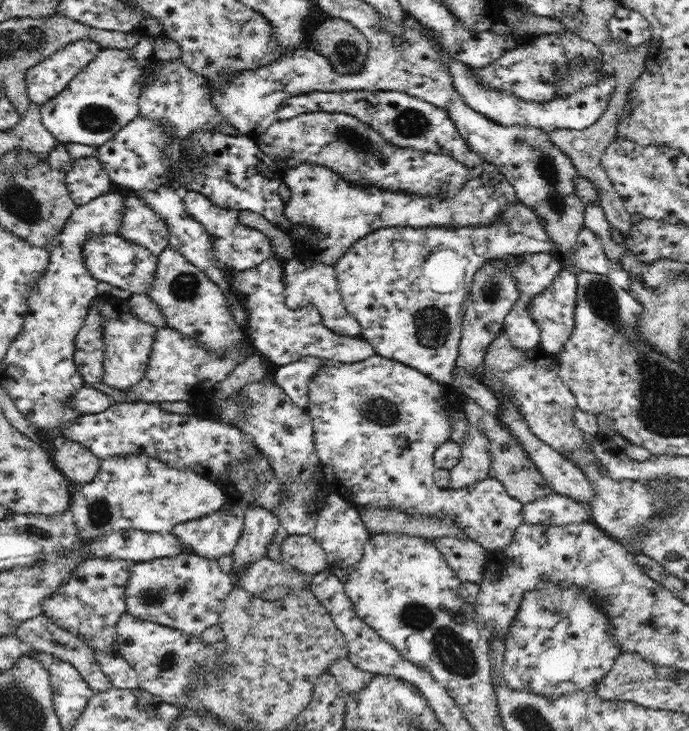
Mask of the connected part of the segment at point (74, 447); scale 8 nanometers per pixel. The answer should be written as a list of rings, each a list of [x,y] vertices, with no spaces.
[[[59,441],[50,452],[53,463],[76,485],[91,481],[100,468],[99,458],[82,443]]]

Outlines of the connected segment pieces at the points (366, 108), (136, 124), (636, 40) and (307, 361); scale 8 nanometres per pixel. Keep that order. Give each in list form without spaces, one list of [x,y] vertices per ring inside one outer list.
[[[312,91],[291,96],[280,104],[277,117],[288,120],[310,112],[342,112],[354,116],[376,130],[389,144],[398,148],[414,148],[419,152],[444,154],[454,157],[468,169],[483,162],[462,139],[447,110],[437,108],[421,98],[400,91]]]
[[[142,114],[132,120],[122,131],[119,131],[112,140],[104,142],[100,147],[94,148],[78,143],[67,143],[66,150],[70,158],[96,157],[105,168],[108,177],[113,184],[127,187],[132,191],[156,191],[160,186],[167,185],[169,176],[172,172],[171,165],[164,159],[166,146],[174,142],[174,136],[170,131],[160,125],[158,121],[142,117]]]
[[[620,4],[608,20],[608,31],[612,39],[626,43],[634,51],[651,38],[650,23],[644,16]]]
[[[305,356],[303,359],[296,360],[290,364],[279,366],[273,376],[273,382],[284,389],[287,396],[306,410],[307,386],[326,361],[316,356]]]

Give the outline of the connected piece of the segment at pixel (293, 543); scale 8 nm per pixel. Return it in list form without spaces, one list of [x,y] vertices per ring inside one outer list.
[[[311,534],[288,535],[280,544],[282,562],[310,577],[326,568],[327,555]]]

